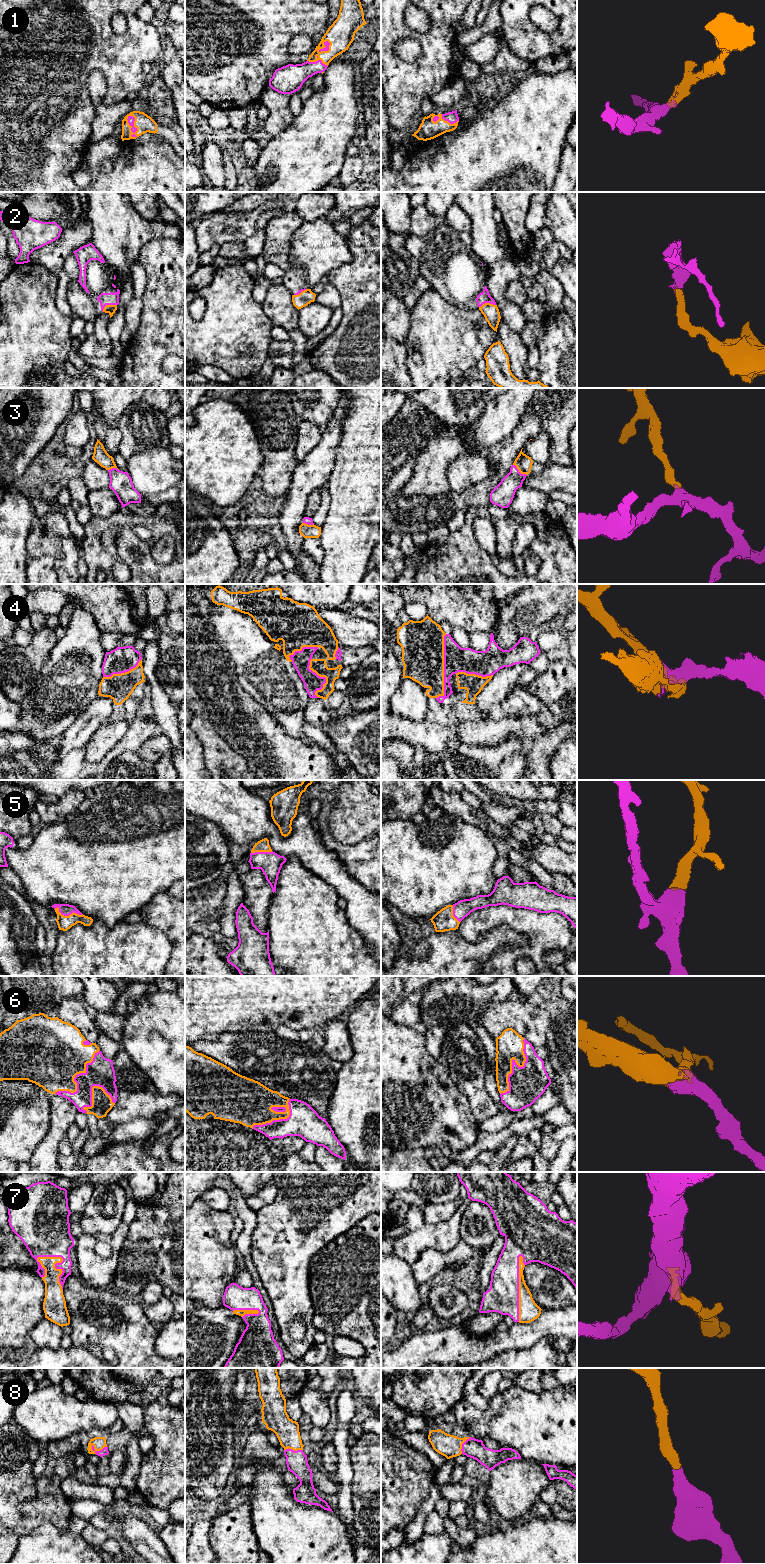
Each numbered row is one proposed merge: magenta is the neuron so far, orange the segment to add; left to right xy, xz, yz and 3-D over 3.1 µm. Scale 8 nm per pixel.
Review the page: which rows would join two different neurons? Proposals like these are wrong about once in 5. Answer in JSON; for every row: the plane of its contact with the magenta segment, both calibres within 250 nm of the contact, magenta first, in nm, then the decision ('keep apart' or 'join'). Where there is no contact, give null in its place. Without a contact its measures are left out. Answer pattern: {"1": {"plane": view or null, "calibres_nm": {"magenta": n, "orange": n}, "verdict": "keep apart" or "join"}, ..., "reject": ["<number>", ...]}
{"1": {"plane": "xy", "calibres_nm": {"magenta": 60, "orange": 140}, "verdict": "join"}, "2": {"plane": "xy", "calibres_nm": {"magenta": 100, "orange": 70}, "verdict": "join"}, "3": {"plane": "yz", "calibres_nm": {"magenta": 180, "orange": 130}, "verdict": "join"}, "4": {"plane": "yz", "calibres_nm": {"magenta": 200, "orange": 340}, "verdict": "join"}, "5": {"plane": "xy", "calibres_nm": {"magenta": 100, "orange": 120}, "verdict": "join"}, "6": {"plane": "yz", "calibres_nm": {"magenta": 280, "orange": 220}, "verdict": "join"}, "7": {"plane": "xy", "calibres_nm": {"magenta": 360, "orange": 140}, "verdict": "join"}, "8": {"plane": "xy", "calibres_nm": {"magenta": 60, "orange": 100}, "verdict": "join"}, "reject": []}

